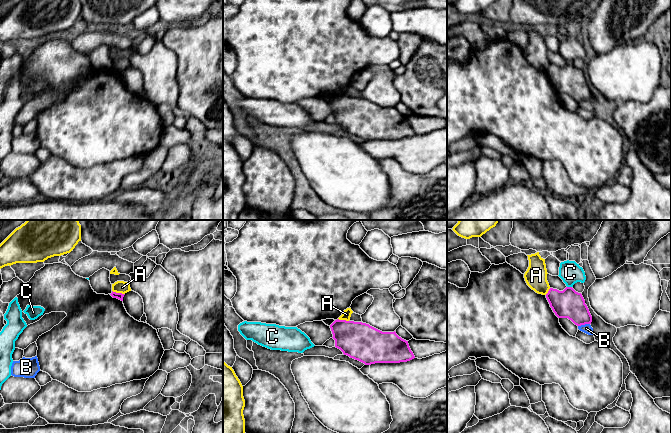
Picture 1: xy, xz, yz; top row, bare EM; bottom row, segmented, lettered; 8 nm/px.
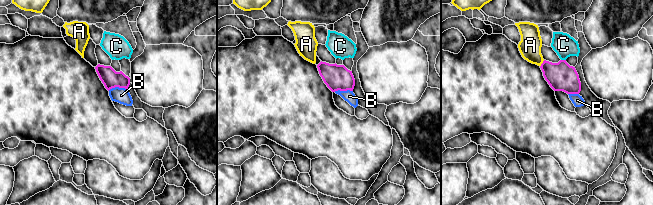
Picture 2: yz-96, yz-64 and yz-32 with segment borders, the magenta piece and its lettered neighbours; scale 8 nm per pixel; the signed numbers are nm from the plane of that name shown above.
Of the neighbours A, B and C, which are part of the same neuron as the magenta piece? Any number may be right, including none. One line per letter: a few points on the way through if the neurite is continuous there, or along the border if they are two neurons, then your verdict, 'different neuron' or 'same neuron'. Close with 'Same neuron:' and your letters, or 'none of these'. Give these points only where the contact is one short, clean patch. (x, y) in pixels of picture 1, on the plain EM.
A: border along xy (112, 66), (124, 70); different neuron
B: different neuron
C: border along yz (567, 62), (571, 63); different neuron
Same neuron: none of these

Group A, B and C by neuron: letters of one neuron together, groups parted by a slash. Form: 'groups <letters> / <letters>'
groups A / B / C

